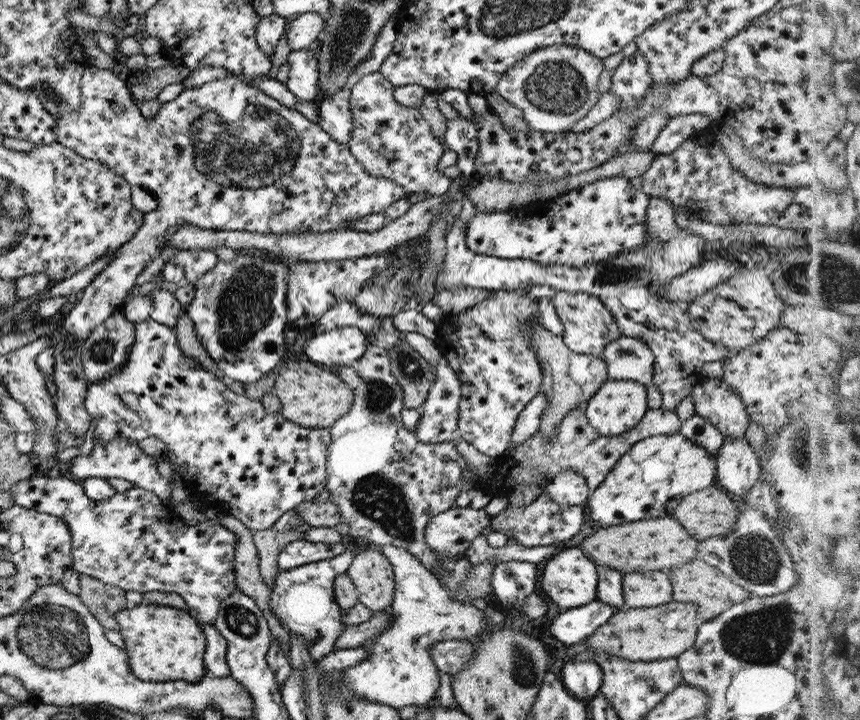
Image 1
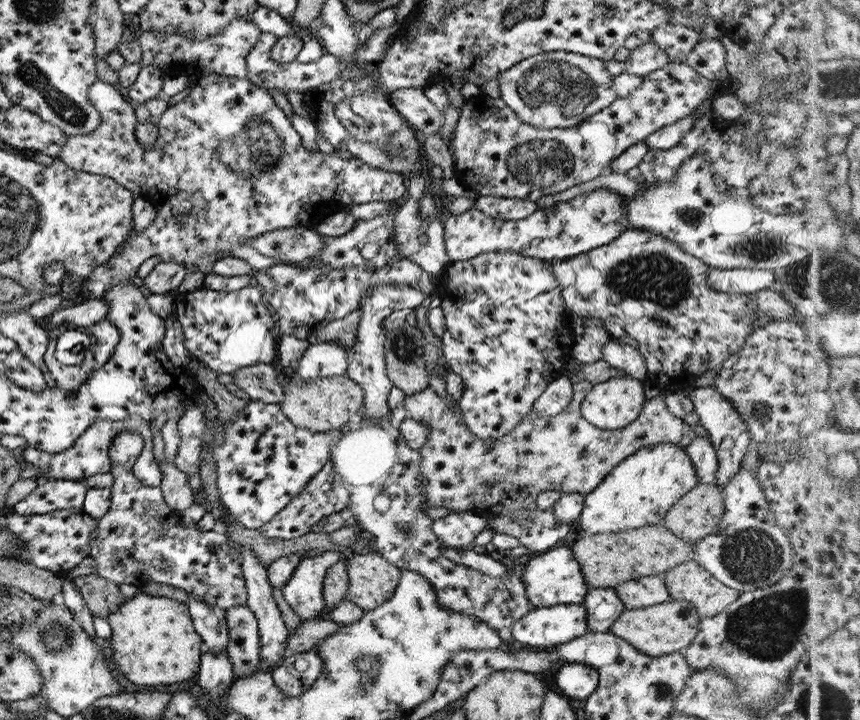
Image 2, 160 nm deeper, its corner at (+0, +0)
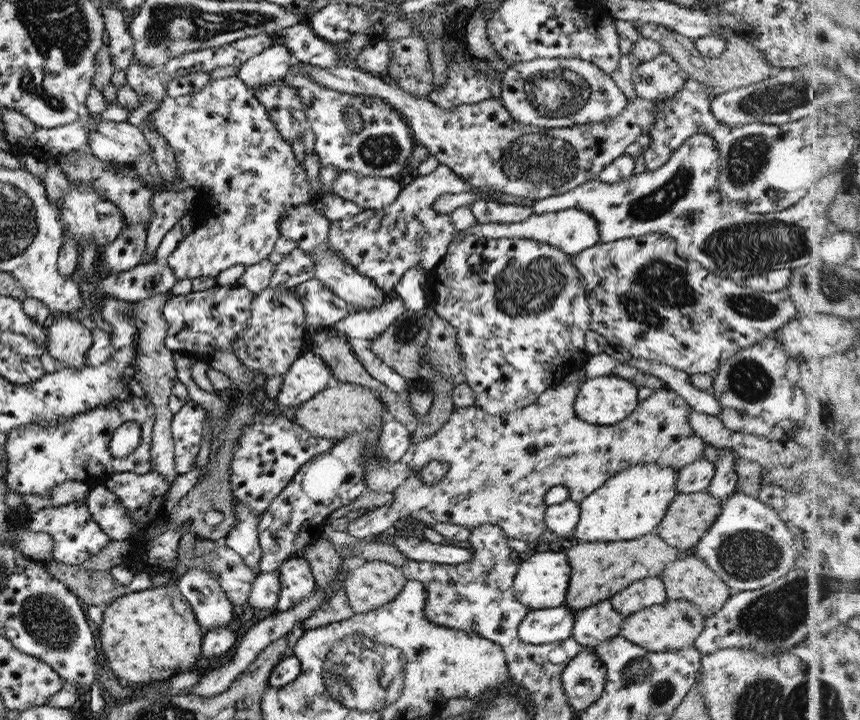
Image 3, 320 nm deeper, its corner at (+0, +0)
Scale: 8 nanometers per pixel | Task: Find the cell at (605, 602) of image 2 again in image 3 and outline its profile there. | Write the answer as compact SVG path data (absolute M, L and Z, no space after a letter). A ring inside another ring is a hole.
M608 600L596 602L587 608L577 610L573 617L571 625L571 638L577 641L582 647L597 646L600 642L613 638L619 634L622 615L611 608L611 603Z

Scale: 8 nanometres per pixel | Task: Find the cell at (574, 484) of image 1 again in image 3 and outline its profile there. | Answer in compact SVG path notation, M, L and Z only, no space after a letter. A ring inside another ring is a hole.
M570 499L564 500L561 504L553 504L546 507L544 512L544 523L546 530L555 534L555 538L566 538L571 535L571 530L578 523L580 510L578 504Z

